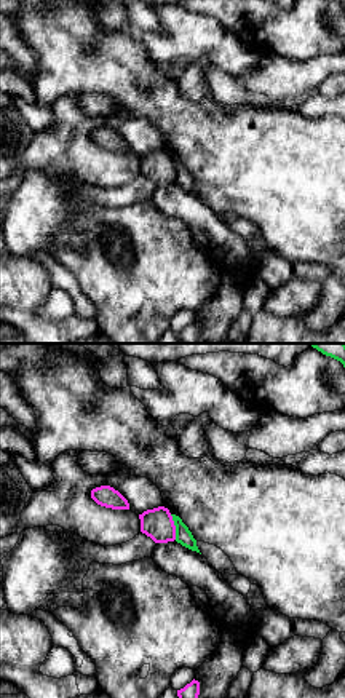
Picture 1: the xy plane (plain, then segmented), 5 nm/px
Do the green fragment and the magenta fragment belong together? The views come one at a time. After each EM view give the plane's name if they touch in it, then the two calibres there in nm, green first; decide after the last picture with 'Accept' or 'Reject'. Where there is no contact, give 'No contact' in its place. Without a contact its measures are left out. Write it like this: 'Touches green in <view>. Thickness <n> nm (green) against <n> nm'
Touches green in xy. Thickness 80 nm (green) against 150 nm

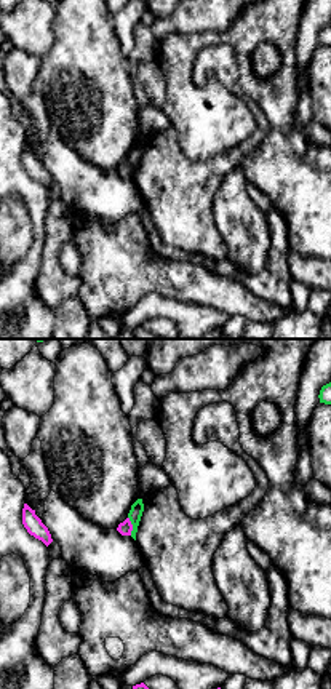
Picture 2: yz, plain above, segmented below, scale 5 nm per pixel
Touches green in yz. Thickness 70 nm (green) against 70 nm

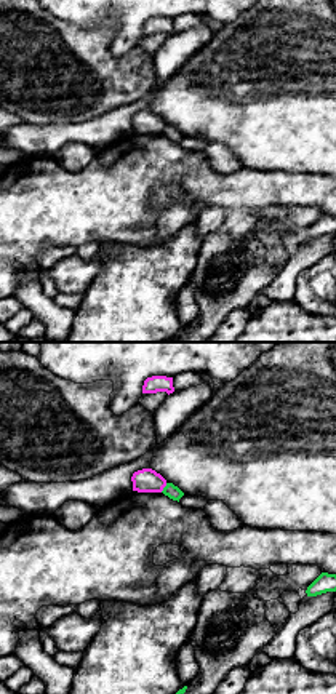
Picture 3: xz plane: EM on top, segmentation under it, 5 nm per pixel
Touches green in xz. Thickness 70 nm (green) against 120 nm

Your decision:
Reject

